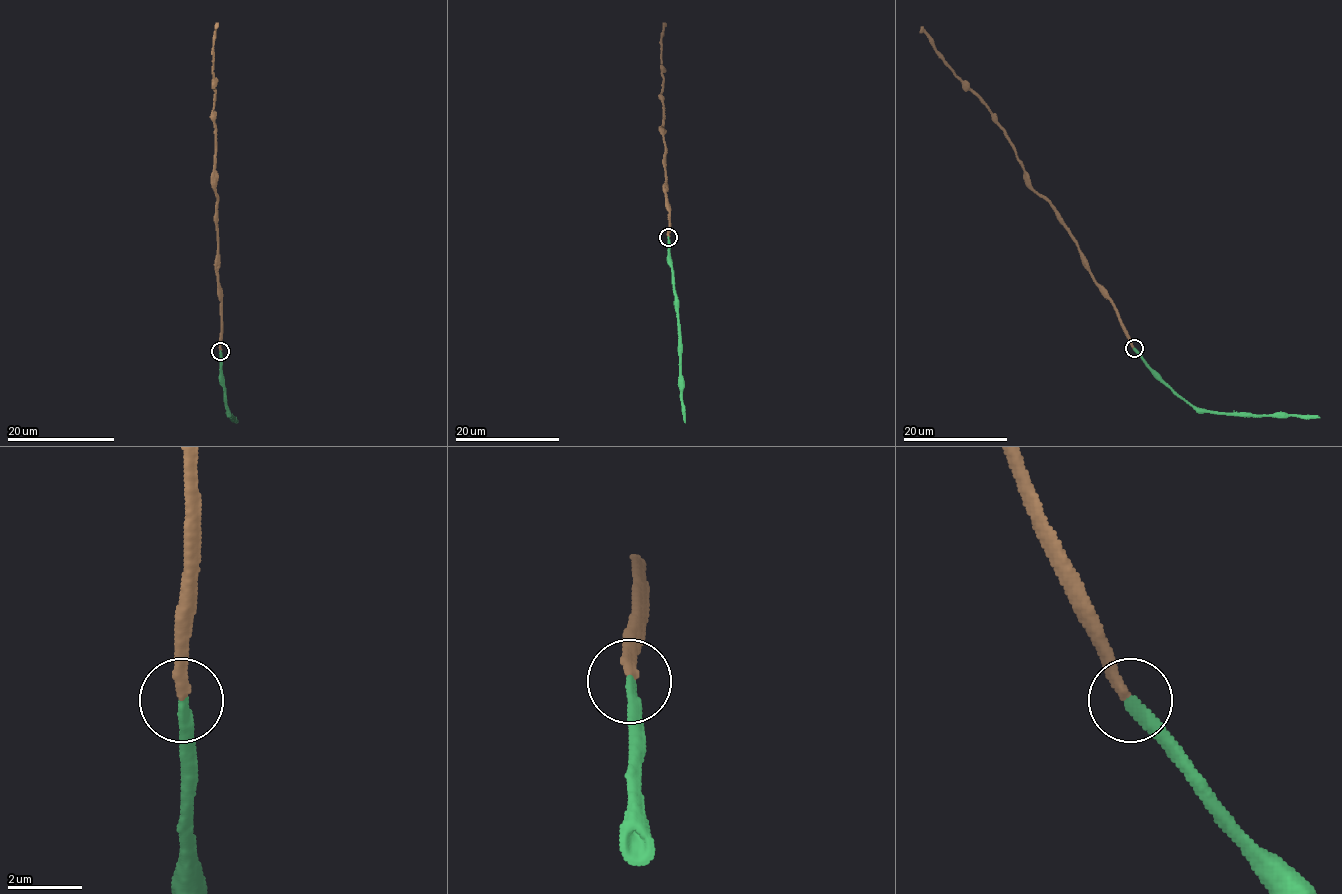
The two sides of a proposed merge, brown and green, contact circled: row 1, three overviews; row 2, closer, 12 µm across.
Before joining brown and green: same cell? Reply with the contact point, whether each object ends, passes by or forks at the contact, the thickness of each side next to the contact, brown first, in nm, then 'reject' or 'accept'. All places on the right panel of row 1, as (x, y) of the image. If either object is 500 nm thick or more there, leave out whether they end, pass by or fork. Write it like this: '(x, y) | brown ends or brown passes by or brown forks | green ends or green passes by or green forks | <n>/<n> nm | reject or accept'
(1134, 348) | brown ends | green ends | 280/300 nm | accept

